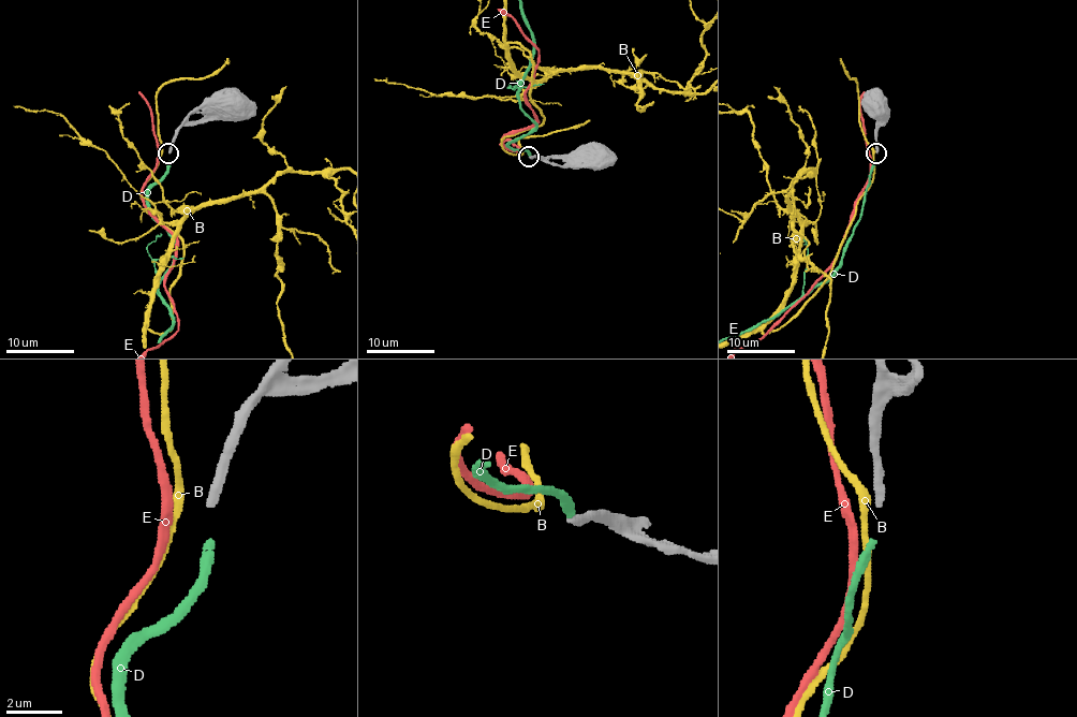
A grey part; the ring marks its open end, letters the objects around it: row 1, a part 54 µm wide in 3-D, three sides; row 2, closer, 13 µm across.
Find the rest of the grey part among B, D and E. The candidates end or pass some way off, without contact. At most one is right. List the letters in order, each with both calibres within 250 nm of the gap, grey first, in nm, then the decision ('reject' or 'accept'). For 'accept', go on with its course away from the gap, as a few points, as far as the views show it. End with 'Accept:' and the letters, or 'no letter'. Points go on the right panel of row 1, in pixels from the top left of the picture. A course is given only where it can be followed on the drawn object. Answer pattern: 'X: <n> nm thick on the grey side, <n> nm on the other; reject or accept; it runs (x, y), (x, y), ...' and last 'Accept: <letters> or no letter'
B: 320 nm thick on the grey side, 300 nm on the other; reject
D: 320 nm thick on the grey side, 280 nm on the other; accept
E: 320 nm thick on the grey side, 300 nm on the other; reject
Accept: D

